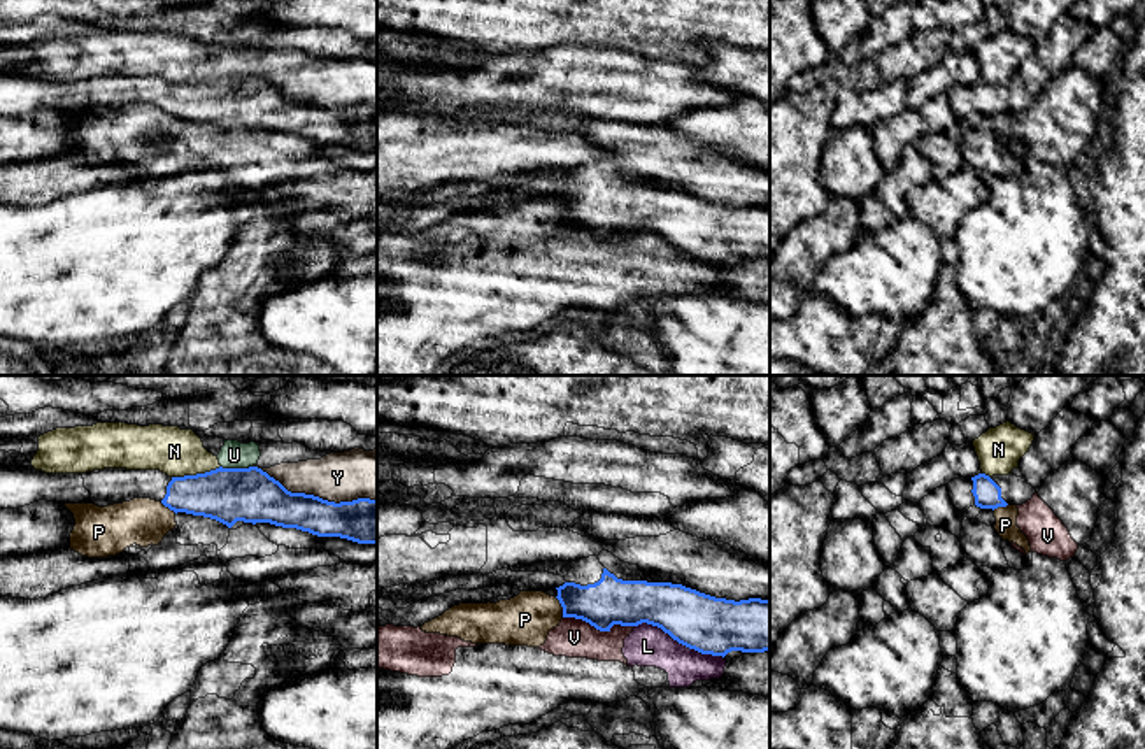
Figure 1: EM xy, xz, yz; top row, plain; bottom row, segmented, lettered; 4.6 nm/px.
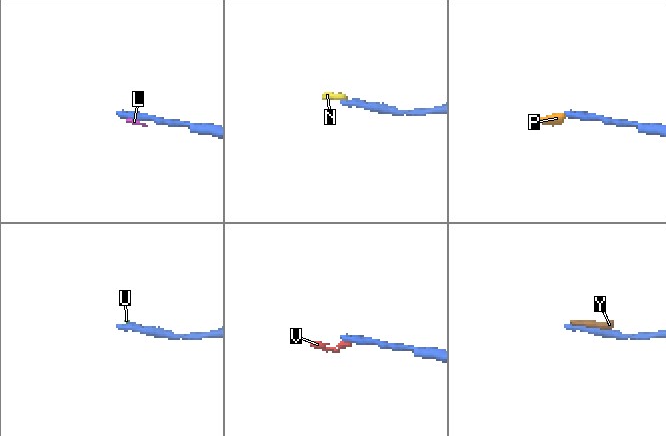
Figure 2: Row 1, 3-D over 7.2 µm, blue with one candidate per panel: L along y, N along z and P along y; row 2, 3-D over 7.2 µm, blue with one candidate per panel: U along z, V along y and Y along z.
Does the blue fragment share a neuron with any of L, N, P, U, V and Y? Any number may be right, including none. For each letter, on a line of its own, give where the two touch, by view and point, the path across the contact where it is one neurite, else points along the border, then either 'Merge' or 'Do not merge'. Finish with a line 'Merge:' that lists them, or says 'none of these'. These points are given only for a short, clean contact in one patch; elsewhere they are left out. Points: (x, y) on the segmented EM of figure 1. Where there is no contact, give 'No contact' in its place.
L: Touches blue at xz (679, 642). Boundary: xz (635, 625), (656, 625), (679, 642), (723, 658). Do not merge
N: Touches blue at xy (197, 474). Boundary: xy (220, 465), (204, 472), (172, 477). Do not merge
P: Touches blue at xz (561, 606). Boundary: xz (554, 597), (563, 616). Do not merge
U: Touches blue at xy (237, 469). Boundary: xy (221, 465), (251, 467). Do not merge
V: Touches blue at xz (598, 628). Boundary: xz (563, 616), (584, 620), (600, 630), (614, 625), (633, 627). Do not merge
Y: Touches blue at xy (312, 495). Do not merge
Merge: none of these

